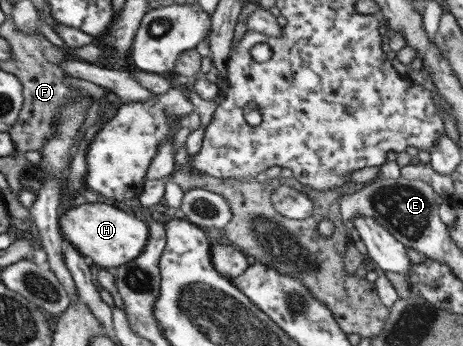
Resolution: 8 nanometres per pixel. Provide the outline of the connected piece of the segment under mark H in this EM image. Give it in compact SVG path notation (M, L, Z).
M87 202L79 206L74 203L63 212L58 216L60 235L68 240L78 253L100 268L116 268L137 258L147 242L147 225L131 209L123 210L118 206Z

